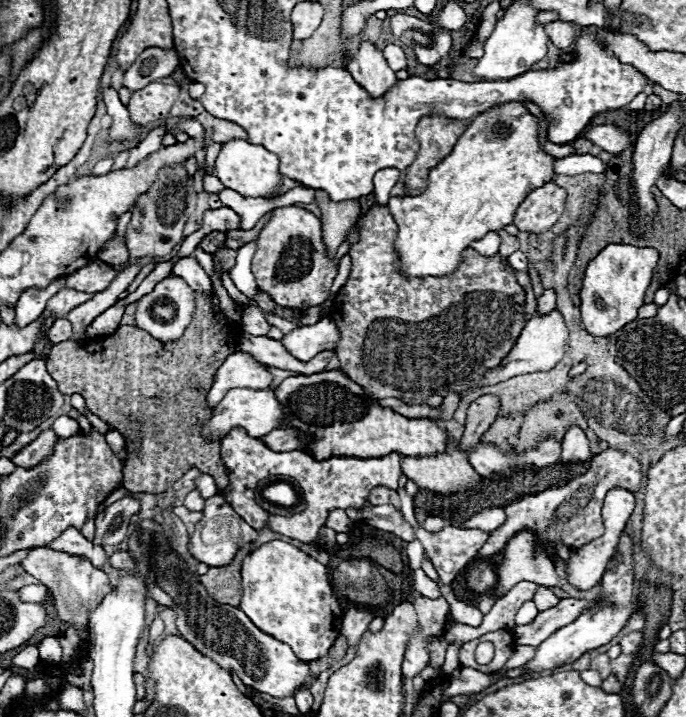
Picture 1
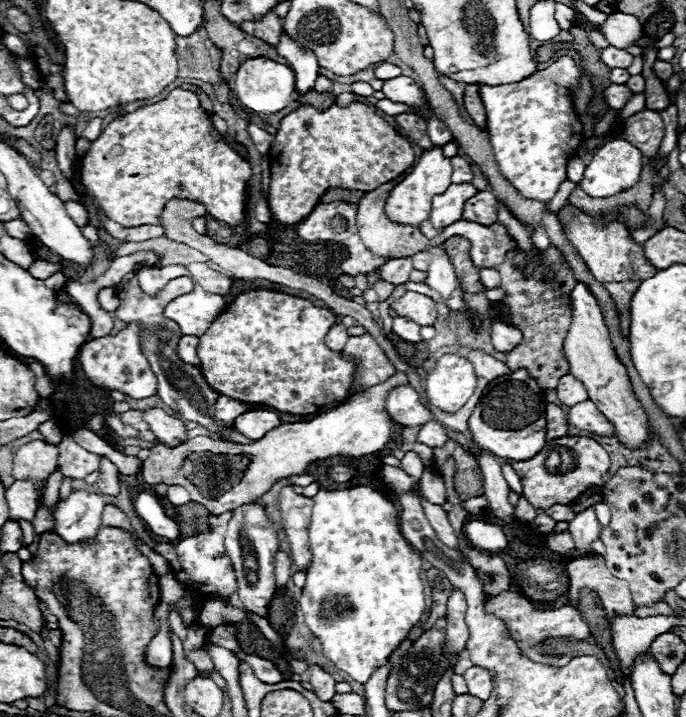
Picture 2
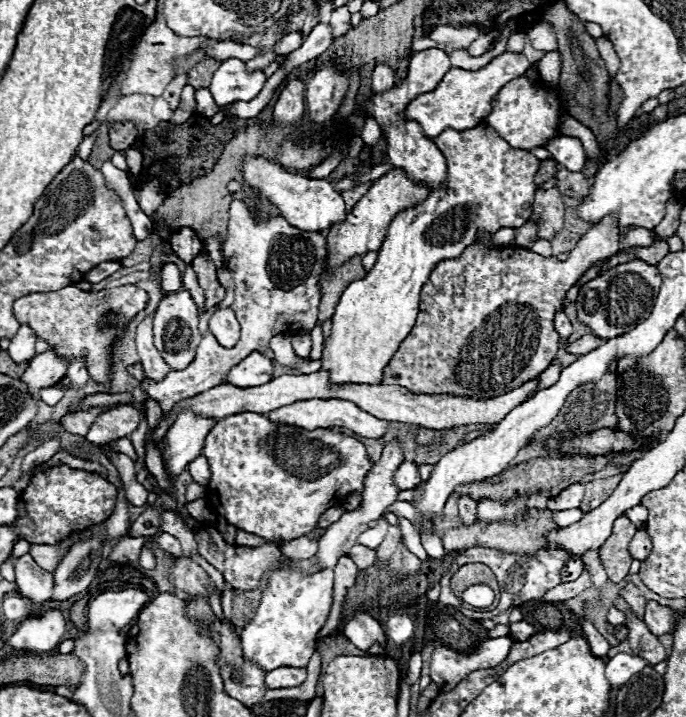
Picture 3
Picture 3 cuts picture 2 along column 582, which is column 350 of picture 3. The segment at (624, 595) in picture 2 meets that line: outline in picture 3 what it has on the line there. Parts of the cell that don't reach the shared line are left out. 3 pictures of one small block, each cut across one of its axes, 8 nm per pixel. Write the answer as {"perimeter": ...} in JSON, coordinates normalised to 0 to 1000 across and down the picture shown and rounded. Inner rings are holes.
{"perimeter":[[[499,775],[499,778],[493,781],[490,792],[487,792],[487,834],[484,834],[484,851],[481,851],[481,859],[478,859],[475,870],[469,873],[469,879],[464,881],[461,890],[478,887],[478,884],[496,870],[499,840],[501,840],[501,834],[504,834],[507,820],[516,817],[519,803],[522,803],[522,792],[519,792],[519,787],[516,787],[507,775]]]}

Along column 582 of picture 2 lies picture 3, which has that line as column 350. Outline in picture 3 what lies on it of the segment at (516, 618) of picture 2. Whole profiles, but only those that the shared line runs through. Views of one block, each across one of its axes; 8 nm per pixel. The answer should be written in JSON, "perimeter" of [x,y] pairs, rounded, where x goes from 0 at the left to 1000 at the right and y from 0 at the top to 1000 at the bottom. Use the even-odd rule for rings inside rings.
{"perimeter":[[[516,856],[513,865],[501,873],[504,890],[525,907],[536,907],[545,895],[551,895],[557,904],[563,901],[563,881],[557,873],[536,856]]]}

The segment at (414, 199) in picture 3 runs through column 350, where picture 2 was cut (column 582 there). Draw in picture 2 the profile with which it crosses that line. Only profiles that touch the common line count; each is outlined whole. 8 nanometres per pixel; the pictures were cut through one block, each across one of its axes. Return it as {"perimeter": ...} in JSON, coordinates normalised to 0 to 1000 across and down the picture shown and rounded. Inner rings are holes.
{"perimeter":[[[825,285],[813,296],[813,307],[822,315],[822,324],[825,324],[828,335],[837,340],[837,346],[851,360],[854,371],[863,377],[866,388],[872,393],[878,393],[880,402],[889,407],[889,413],[892,413],[892,418],[898,424],[901,441],[904,441],[904,460],[913,469],[918,463],[918,421],[921,421],[921,413],[930,404],[936,391],[942,391],[942,388],[956,382],[956,374],[939,357],[936,343],[927,340],[918,332],[915,318],[910,312],[904,312],[904,310],[875,312],[875,310],[869,310],[869,301],[854,298],[854,296],[843,293],[834,285]]]}

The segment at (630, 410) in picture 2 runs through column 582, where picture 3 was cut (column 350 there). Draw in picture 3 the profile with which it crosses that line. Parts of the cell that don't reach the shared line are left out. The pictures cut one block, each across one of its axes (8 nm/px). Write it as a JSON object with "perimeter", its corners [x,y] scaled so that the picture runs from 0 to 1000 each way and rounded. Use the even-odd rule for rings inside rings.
{"perimeter":[[[708,170],[685,181],[647,181],[638,192],[633,192],[636,204],[653,223],[653,265],[633,265],[627,273],[606,290],[583,296],[571,312],[566,315],[566,326],[557,340],[557,351],[551,349],[551,365],[545,374],[522,393],[513,393],[484,441],[484,463],[475,474],[469,491],[469,516],[481,522],[481,536],[554,536],[560,510],[569,505],[583,477],[598,466],[609,424],[612,404],[624,393],[630,374],[656,360],[668,360],[676,346],[694,338],[697,321],[726,324],[729,318],[758,318],[776,298],[776,282],[781,271],[778,243],[787,232],[787,223],[778,215],[767,215],[767,209],[749,209],[738,195],[732,195]]]}

